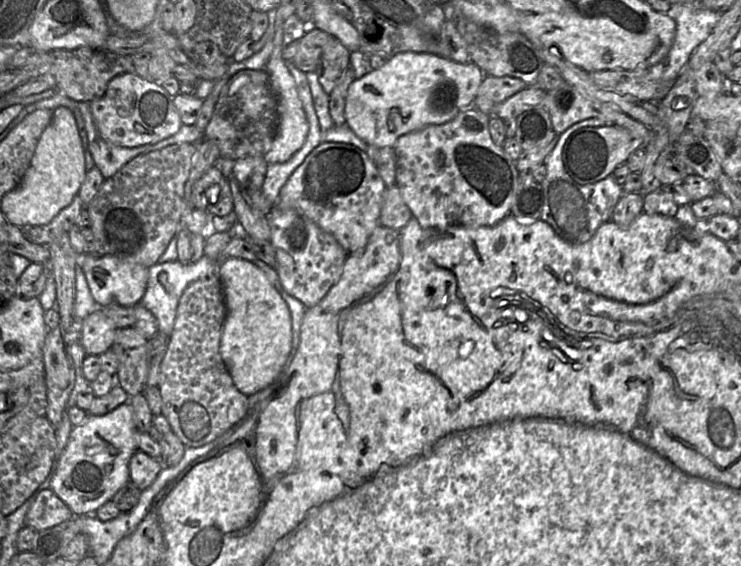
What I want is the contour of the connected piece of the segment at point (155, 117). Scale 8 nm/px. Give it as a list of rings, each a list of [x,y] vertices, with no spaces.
[[[132,73],[113,78],[108,83],[105,94],[90,102],[90,110],[102,138],[123,147],[154,144],[174,135],[182,126],[173,98],[160,84]]]

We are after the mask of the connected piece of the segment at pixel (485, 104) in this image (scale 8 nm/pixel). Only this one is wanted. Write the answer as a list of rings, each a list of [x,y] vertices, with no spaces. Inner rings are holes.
[[[485,76],[478,88],[473,107],[491,116],[495,105],[528,87],[526,83],[516,77]]]

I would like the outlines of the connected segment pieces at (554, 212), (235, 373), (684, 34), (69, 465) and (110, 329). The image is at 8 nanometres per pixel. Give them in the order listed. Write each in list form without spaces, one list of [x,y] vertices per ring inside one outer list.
[[[588,118],[574,123],[558,136],[554,149],[543,162],[547,174],[540,183],[544,194],[544,206],[540,219],[548,223],[556,234],[568,243],[581,244],[590,240],[601,224],[611,220],[614,207],[623,192],[612,174],[592,184],[582,185],[575,182],[564,168],[563,147],[567,139],[581,128],[609,125],[612,125],[611,122],[598,118]]]
[[[230,258],[217,268],[226,306],[219,351],[237,389],[253,395],[277,380],[291,360],[287,305],[264,272],[250,261]]]
[[[693,3],[671,4],[666,13],[676,22],[676,33],[669,53],[649,68],[653,79],[675,82],[692,52],[708,37],[722,13]]]
[[[127,402],[105,415],[89,415],[86,420],[73,426],[67,445],[57,459],[55,473],[50,483],[50,489],[71,509],[74,516],[95,514],[96,510],[130,481],[129,461],[138,449],[136,429],[131,405]]]
[[[100,308],[82,321],[77,320],[77,332],[86,356],[100,354],[108,351],[116,335],[117,327]]]

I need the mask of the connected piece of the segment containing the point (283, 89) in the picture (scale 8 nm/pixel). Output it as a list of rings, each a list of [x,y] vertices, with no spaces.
[[[274,46],[266,63],[265,71],[269,76],[270,86],[278,102],[278,122],[270,150],[264,155],[268,164],[288,161],[304,144],[309,131],[309,124],[299,99],[295,81],[291,76],[285,60],[282,58],[282,46]]]

